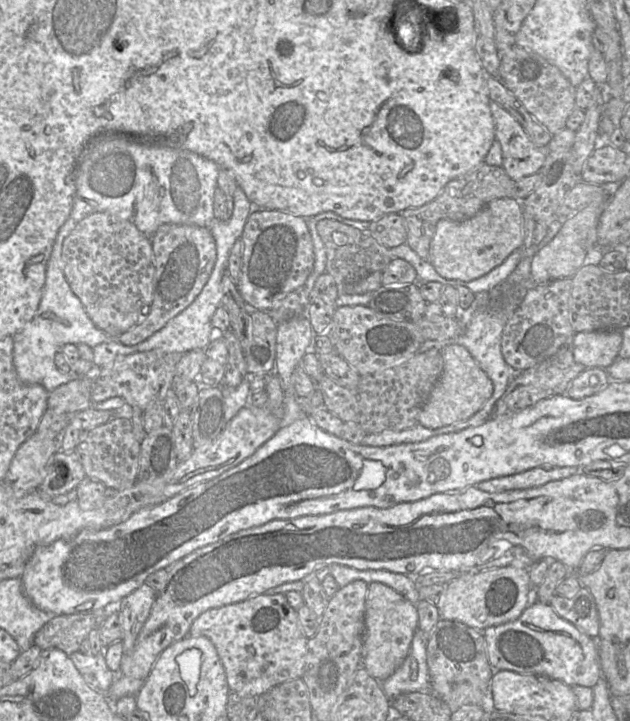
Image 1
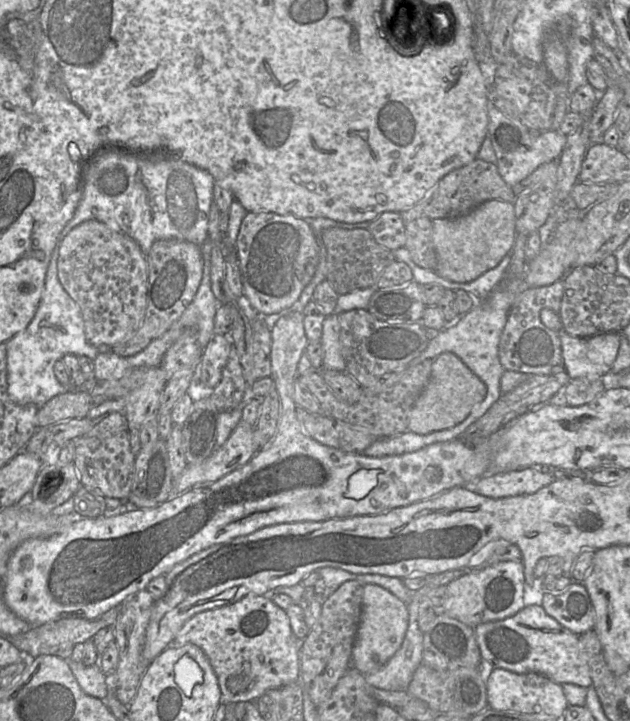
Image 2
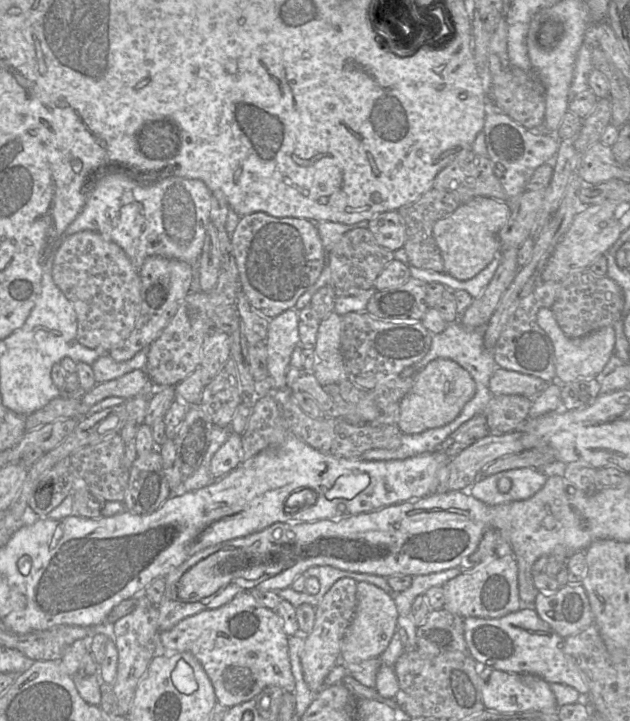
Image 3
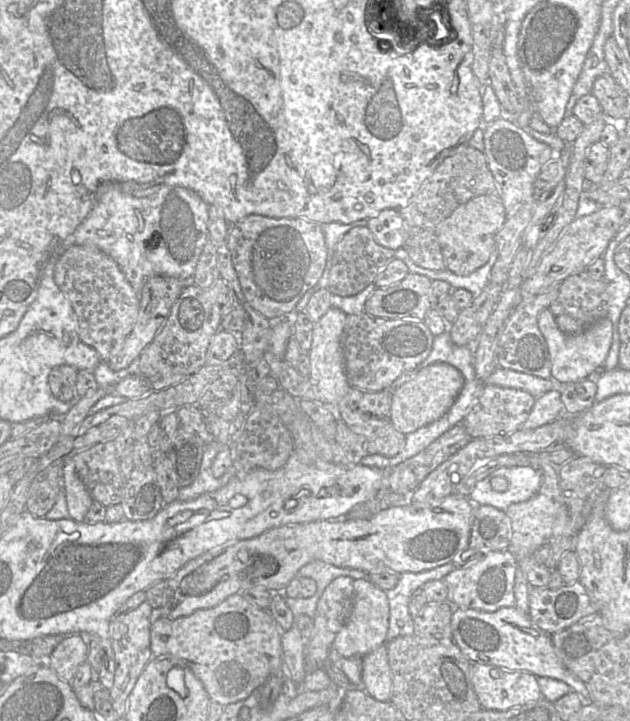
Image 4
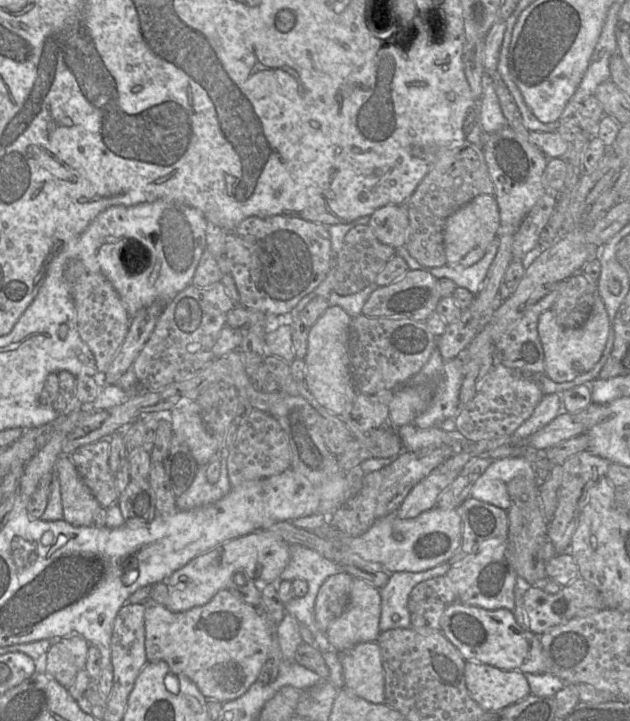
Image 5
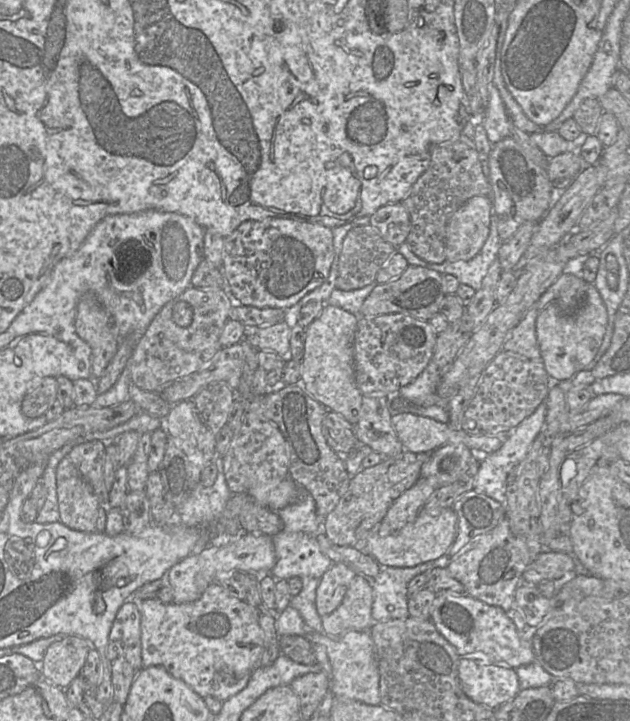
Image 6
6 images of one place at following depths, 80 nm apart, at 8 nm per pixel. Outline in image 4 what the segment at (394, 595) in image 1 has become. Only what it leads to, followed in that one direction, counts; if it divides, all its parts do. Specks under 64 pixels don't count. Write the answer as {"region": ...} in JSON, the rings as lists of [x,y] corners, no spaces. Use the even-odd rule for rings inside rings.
{"region":[[[354,580],[354,605],[351,615],[338,632],[332,648],[343,658],[362,658],[387,641],[389,601],[386,592],[368,580]]]}

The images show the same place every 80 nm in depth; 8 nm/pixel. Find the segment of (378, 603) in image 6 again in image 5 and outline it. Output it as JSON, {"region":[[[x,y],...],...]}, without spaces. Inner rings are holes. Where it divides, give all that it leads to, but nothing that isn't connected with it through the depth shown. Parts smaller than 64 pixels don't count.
{"region":[[[445,562],[422,572],[394,572],[387,584],[379,589],[381,596],[380,631],[411,627],[408,599],[412,589],[431,578],[445,576],[450,569]]]}

